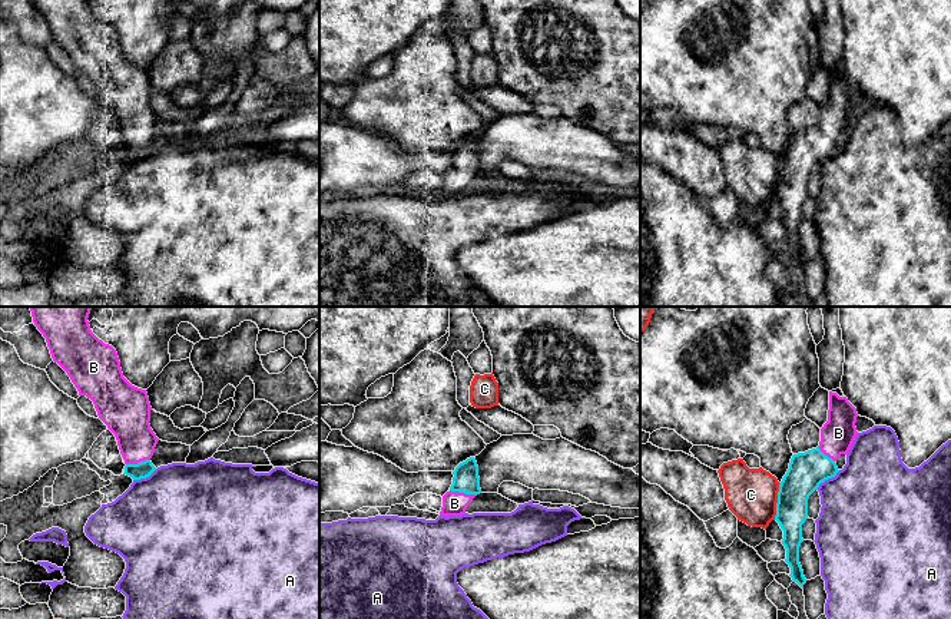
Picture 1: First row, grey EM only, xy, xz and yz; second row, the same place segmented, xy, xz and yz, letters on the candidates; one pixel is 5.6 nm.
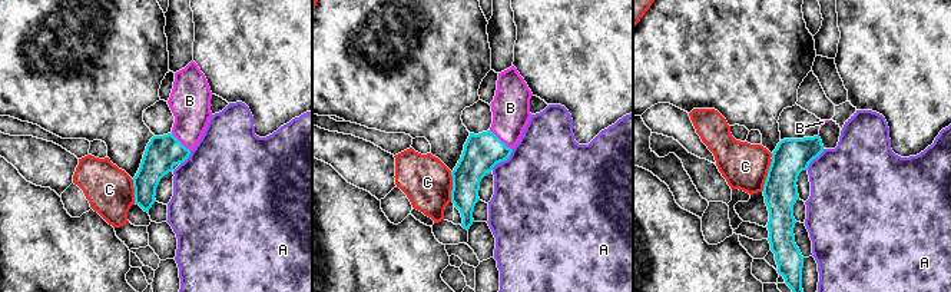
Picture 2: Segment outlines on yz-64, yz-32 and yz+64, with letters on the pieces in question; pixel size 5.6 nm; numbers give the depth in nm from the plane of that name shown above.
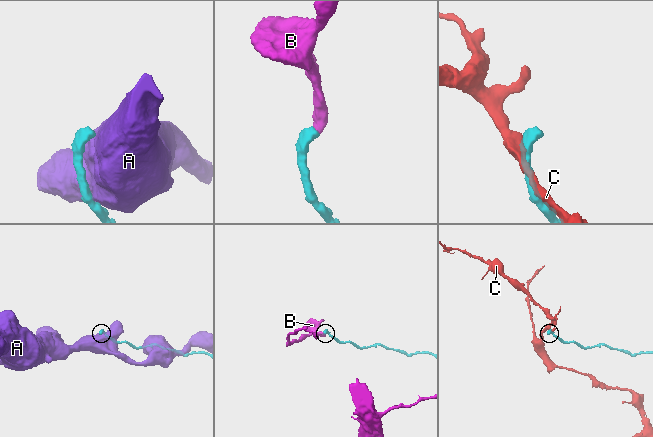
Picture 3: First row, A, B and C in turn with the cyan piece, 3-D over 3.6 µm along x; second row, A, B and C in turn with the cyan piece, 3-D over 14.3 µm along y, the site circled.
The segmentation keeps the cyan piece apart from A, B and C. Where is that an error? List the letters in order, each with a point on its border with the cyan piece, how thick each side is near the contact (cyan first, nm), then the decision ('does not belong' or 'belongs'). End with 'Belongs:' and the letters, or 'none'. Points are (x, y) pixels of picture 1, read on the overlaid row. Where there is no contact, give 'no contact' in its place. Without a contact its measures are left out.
A: contact yz (827, 479); calibres 220 and 460 nm; does not belong
B: contact xz (463, 492); calibres 150 and 140 nm; belongs
C: contact yz (778, 502); calibres 220 and 280 nm; does not belong
Belongs: B

